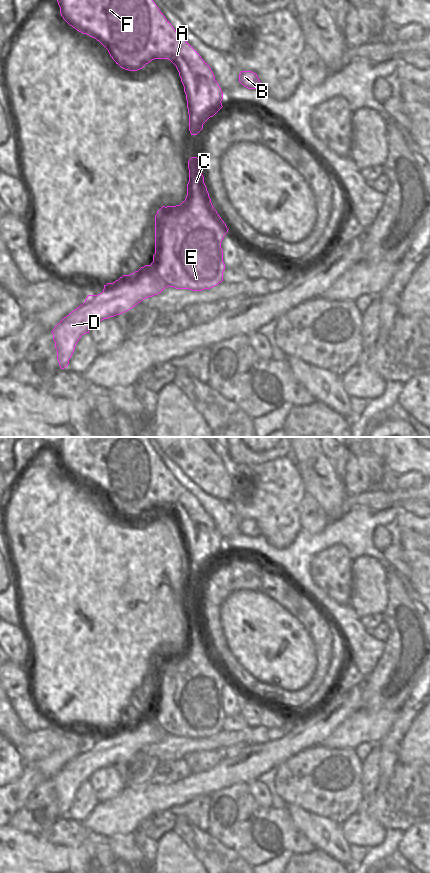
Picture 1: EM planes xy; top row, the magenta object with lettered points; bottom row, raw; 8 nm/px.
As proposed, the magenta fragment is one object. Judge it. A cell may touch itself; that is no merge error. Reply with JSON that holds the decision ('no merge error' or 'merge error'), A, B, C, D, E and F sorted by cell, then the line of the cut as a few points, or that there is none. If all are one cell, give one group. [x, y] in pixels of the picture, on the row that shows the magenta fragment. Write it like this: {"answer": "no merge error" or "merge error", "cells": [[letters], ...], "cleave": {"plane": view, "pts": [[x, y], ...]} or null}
{"answer": "merge error", "cells": [["A", "B", "C", "E", "F"], ["D"]], "cleave": {"plane": "xy", "pts": [[151, 264], [155, 268], [156, 273], [168, 285]]}}

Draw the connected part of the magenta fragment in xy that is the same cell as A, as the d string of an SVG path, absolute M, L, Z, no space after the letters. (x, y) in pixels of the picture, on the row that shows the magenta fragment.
M57 0L63 19L77 31L99 41L121 68L142 69L154 59L168 59L177 68L186 94L189 131L197 135L203 124L223 106L223 92L209 65L173 28L153 0Z

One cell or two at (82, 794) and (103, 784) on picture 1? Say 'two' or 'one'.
two

